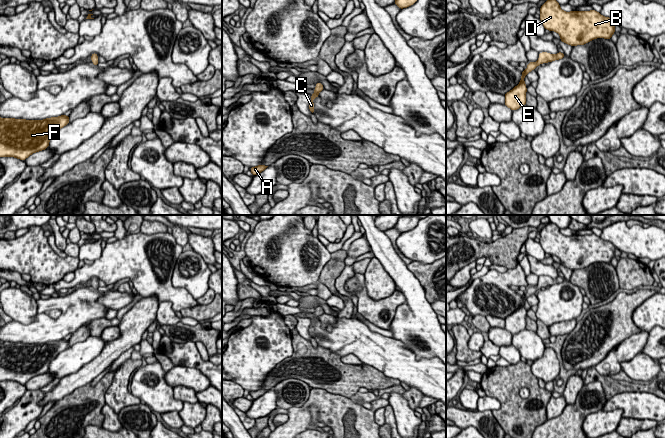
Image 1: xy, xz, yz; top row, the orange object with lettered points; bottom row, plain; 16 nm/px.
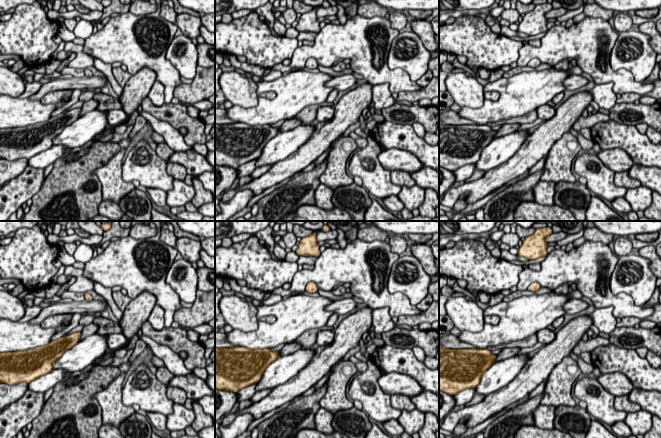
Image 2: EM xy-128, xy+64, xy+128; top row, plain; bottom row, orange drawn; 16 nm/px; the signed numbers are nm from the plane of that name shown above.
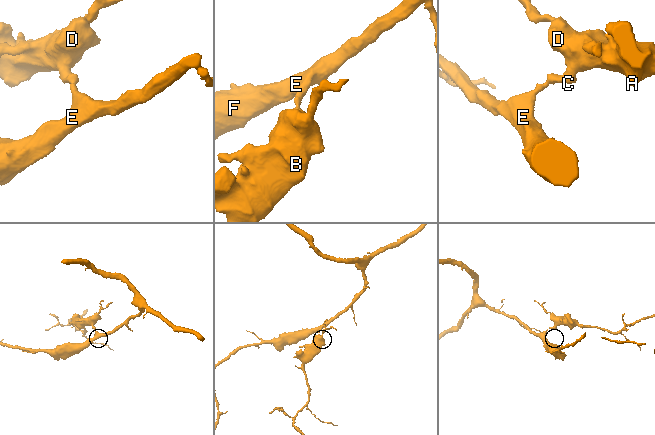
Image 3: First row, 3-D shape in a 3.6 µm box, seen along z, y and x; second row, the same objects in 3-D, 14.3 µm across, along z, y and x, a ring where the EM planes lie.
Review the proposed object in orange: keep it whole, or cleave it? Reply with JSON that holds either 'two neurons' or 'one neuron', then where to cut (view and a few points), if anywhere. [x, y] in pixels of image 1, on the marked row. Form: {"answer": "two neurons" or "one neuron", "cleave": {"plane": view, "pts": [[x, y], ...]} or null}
{"answer": "one neuron", "cleave": null}

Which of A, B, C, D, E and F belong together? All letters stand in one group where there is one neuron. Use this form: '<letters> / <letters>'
A B C D E F

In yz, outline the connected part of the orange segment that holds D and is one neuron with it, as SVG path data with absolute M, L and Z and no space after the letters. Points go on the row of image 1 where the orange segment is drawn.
M547 0L541 6L540 20L545 29L557 32L560 41L572 47L596 38L611 39L616 25L595 10L565 12L556 0Z

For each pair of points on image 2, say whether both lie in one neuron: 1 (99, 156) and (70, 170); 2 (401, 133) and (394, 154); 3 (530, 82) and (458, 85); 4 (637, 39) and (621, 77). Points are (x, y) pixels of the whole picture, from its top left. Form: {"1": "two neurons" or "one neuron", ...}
{"1": "one neuron", "2": "two neurons", "3": "two neurons", "4": "two neurons"}

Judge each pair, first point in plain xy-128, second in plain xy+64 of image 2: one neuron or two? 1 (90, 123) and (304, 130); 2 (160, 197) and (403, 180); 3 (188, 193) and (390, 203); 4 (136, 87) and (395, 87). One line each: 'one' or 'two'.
1: one
2: two
3: one
4: two

